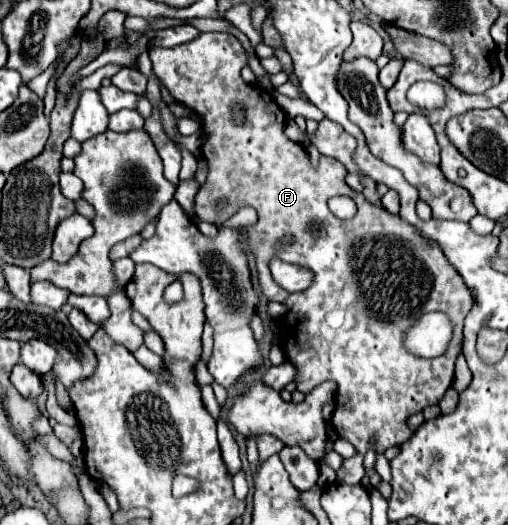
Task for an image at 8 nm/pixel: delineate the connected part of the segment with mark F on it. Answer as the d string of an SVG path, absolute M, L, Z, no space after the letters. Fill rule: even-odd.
M201 33L195 41L189 41L189 43L183 43L183 45L175 45L175 47L169 47L169 49L167 49L167 47L157 47L157 45L153 45L153 47L149 47L149 57L151 57L151 63L153 63L153 73L159 77L159 81L163 83L163 87L171 93L171 97L173 97L177 103L181 103L181 105L189 107L191 111L195 111L197 117L201 119L201 125L203 125L201 129L203 129L203 135L205 135L207 141L203 143L201 151L203 151L203 157L207 159L209 173L207 173L207 183L201 187L201 191L199 191L197 197L195 197L195 215L197 215L201 221L209 221L209 223L227 221L227 219L235 213L235 203L247 203L247 205L255 207L255 211L257 211L257 215L259 215L257 225L245 229L245 243L249 245L251 253L255 255L257 279L259 279L259 285L261 285L261 293L263 293L269 301L277 301L277 303L281 303L281 305L285 305L285 307L289 309L289 313L285 315L285 321L289 323L289 327L291 327L291 331L293 331L293 341L291 341L293 347L283 347L283 349L285 349L287 361L289 361L291 365L295 365L295 369L297 369L297 375L295 375L297 379L293 379L293 381L295 381L295 385L297 385L297 391L311 391L311 389L315 389L315 387L317 387L319 383L323 383L323 381L333 381L333 383L337 385L337 389L335 389L335 411L333 411L331 423L333 423L337 435L339 435L341 439L353 443L353 447L357 449L357 453L355 453L351 459L345 459L345 461L343 461L341 469L337 471L337 481L339 481L339 483L349 483L349 485L359 485L361 479L363 479L363 475L365 475L365 473L363 473L363 457L365 457L365 453L369 451L369 447L375 445L375 453L383 453L385 449L389 449L389 447L393 447L393 445L401 445L403 441L407 441L407 439L411 437L411 433L413 433L413 431L407 427L407 419L409 419L411 415L423 411L423 409L429 407L429 405L438 404L447 391L447 387L453 383L455 361L457 361L457 357L459 357L459 353L461 353L463 319L467 317L467 313L469 313L469 309L471 309L471 299L473 299L473 295L471 295L471 291L467 289L467 285L463 283L461 275L455 271L455 267L449 265L449 261L445 259L443 251L437 247L435 241L427 241L427 239L421 235L421 231L419 231L417 227L413 227L411 223L407 223L407 221L401 219L399 215L393 215L393 213L385 211L383 207L377 207L377 205L369 203L361 193L351 191L351 187L347 187L347 183L345 183L347 169L345 169L337 159L321 155L321 157L319 157L319 163L317 163L317 167L315 167L315 165L311 163L311 159L309 159L309 155L307 155L307 151L305 151L305 147L285 137L285 133L283 133L283 127L285 127L285 113L279 109L279 105L275 103L275 99L273 99L263 87L249 85L249 83L243 81L243 77L241 77L241 67L247 63L247 55L245 55L245 49L241 47L241 43L239 43L233 35L227 35L227 33ZM235 107L243 107L243 111L245 111L245 121L243 121L243 123L237 123L237 121L233 119L233 109L235 109ZM335 195L349 195L349 197L357 203L357 215L355 215L351 221L337 219L337 217L329 211L327 201L329 201L331 197L335 197ZM221 201L223 201L223 207L217 209L217 205L219 205ZM283 237L289 237L291 243L279 247L277 243L279 243ZM273 257L279 257L281 261L299 265L299 267L303 267L303 269L311 269L311 271L313 271L313 283L311 283L311 287L305 289L305 291L299 291L299 293L289 293L289 291L285 291L283 287L279 287L279 285L273 281L271 271L269 271L269 261L271 261ZM429 311L443 311L443 313L447 313L447 315L451 317L453 325L455 325L455 339L451 339L451 347L449 347L451 357L423 359L423 357L417 357L417 355L413 355L411 351L407 351L407 349L403 347L403 333L405 333L411 325L415 325L415 321L417 321L421 315L425 315L425 313L429 313Z

